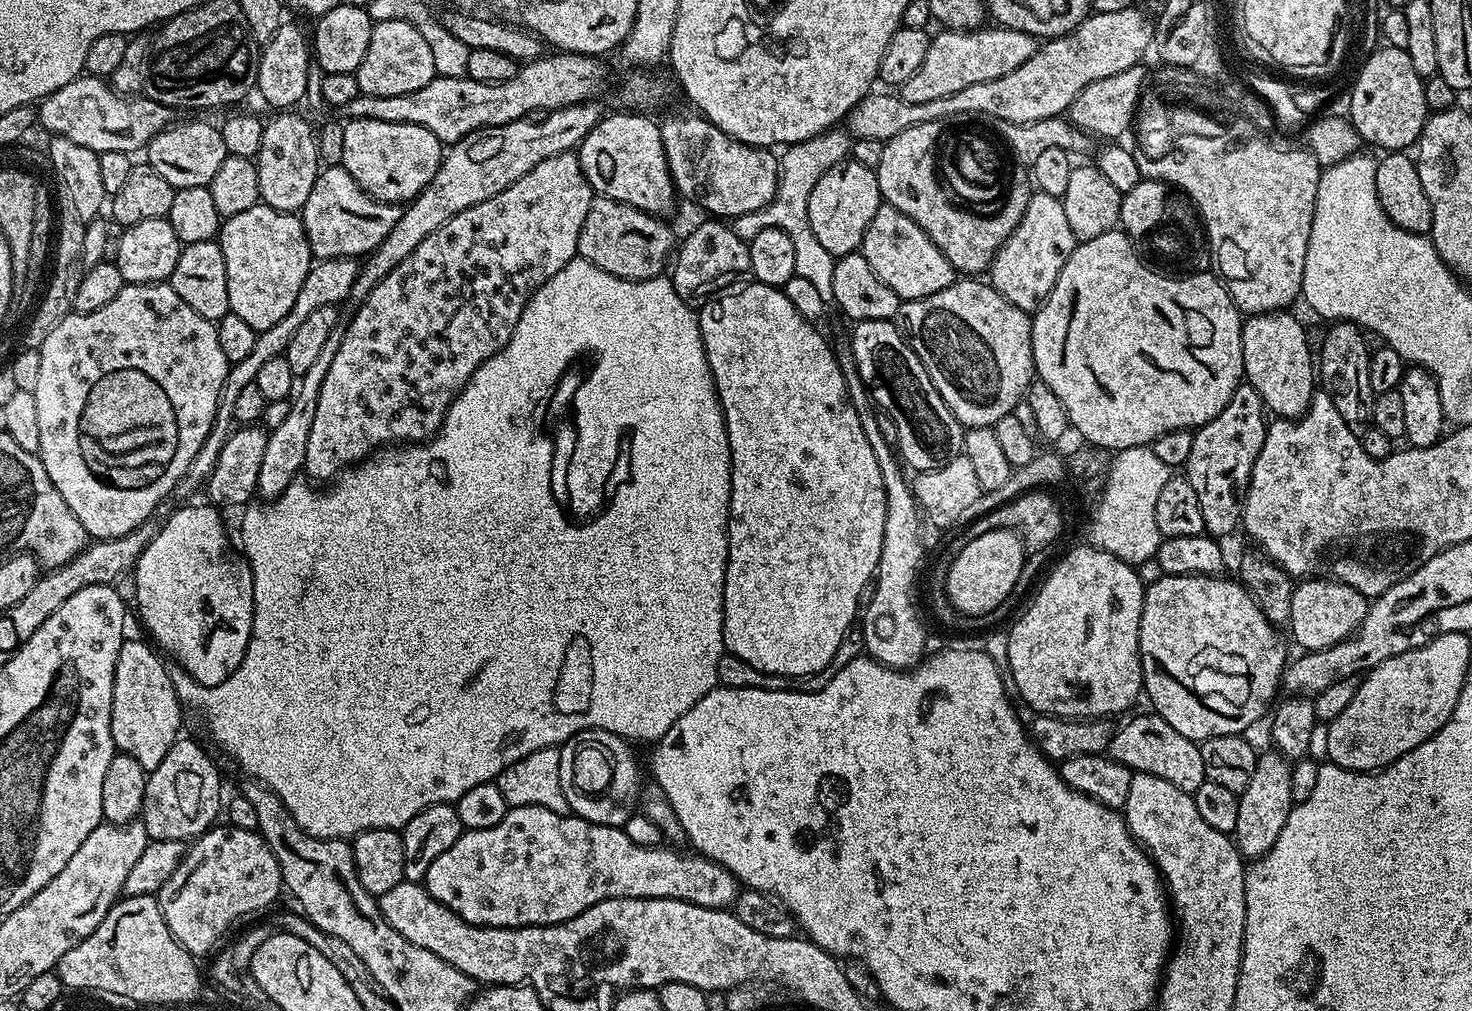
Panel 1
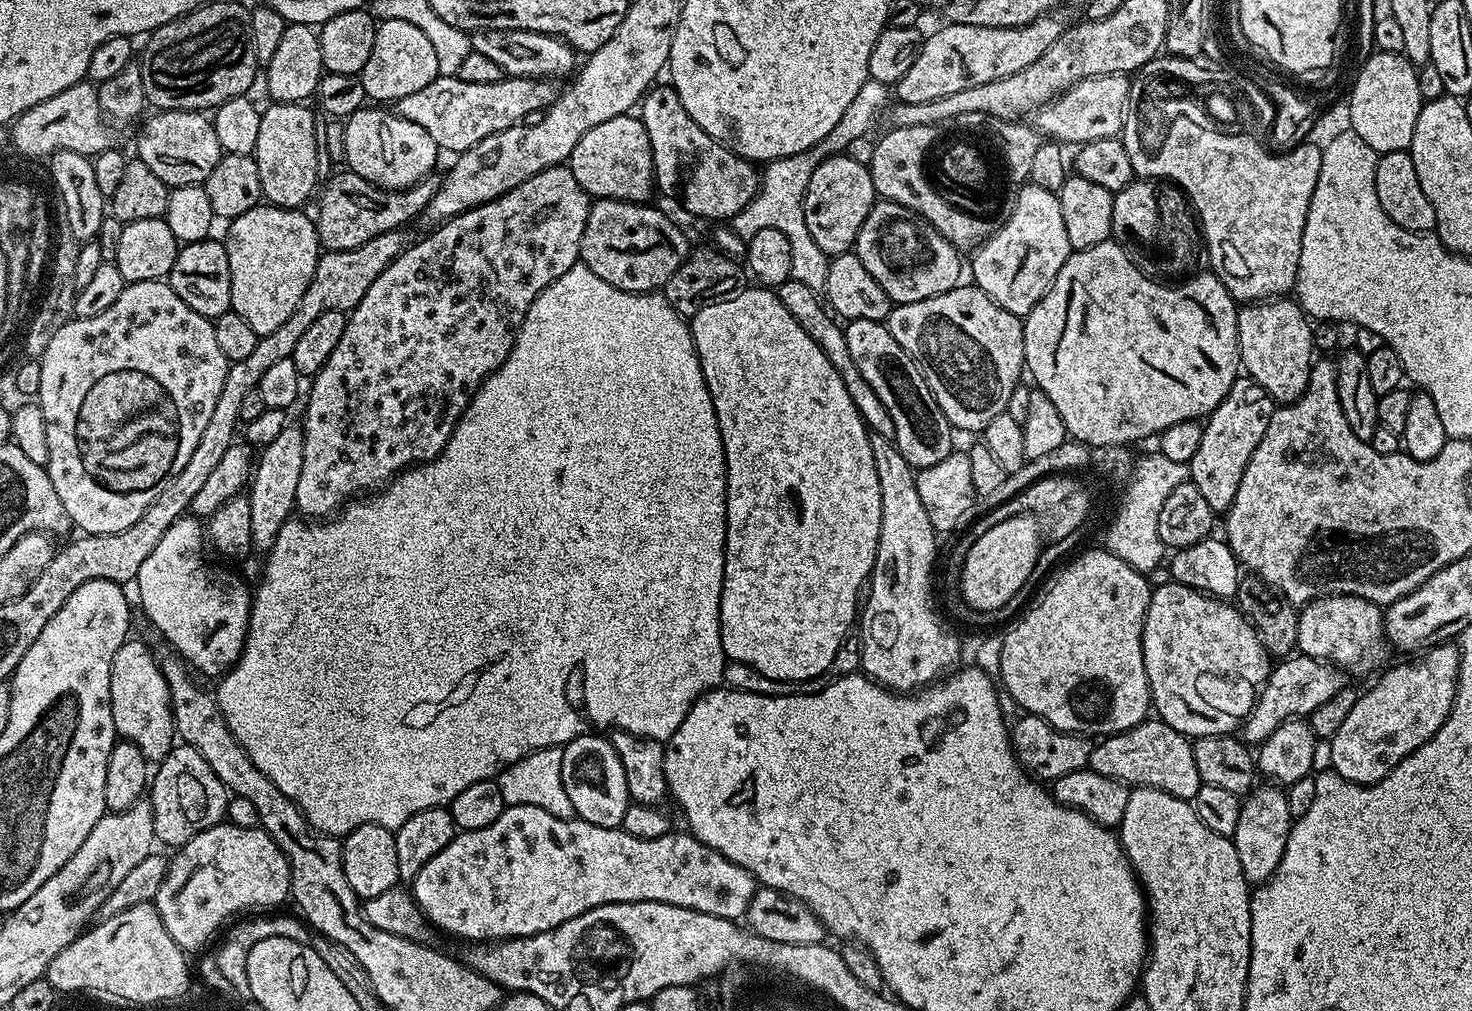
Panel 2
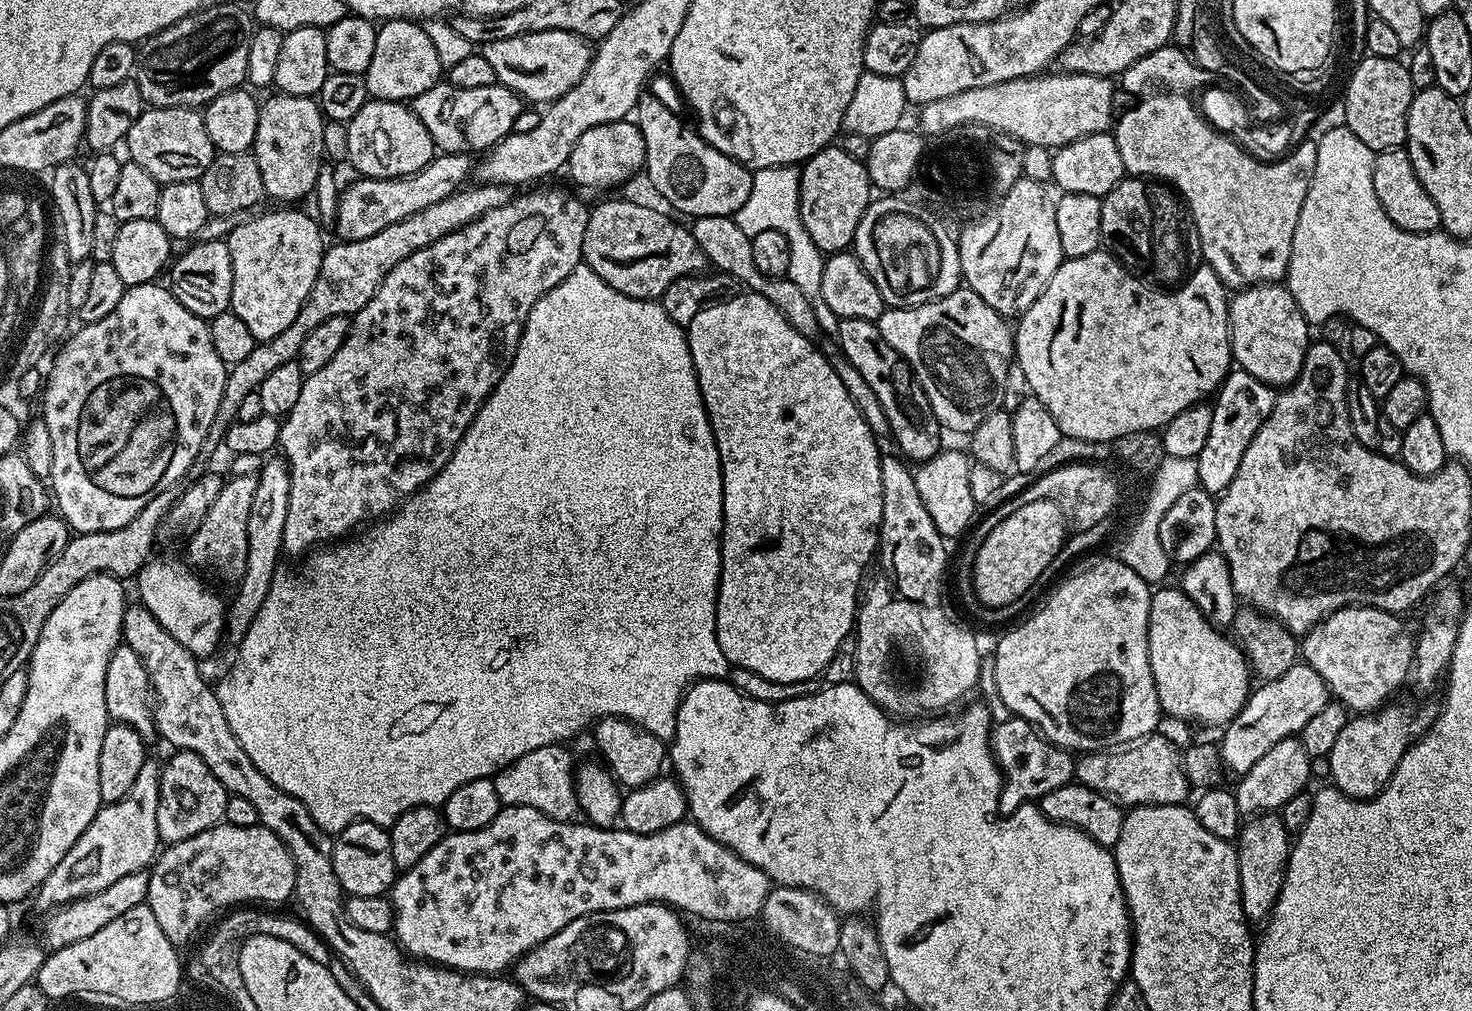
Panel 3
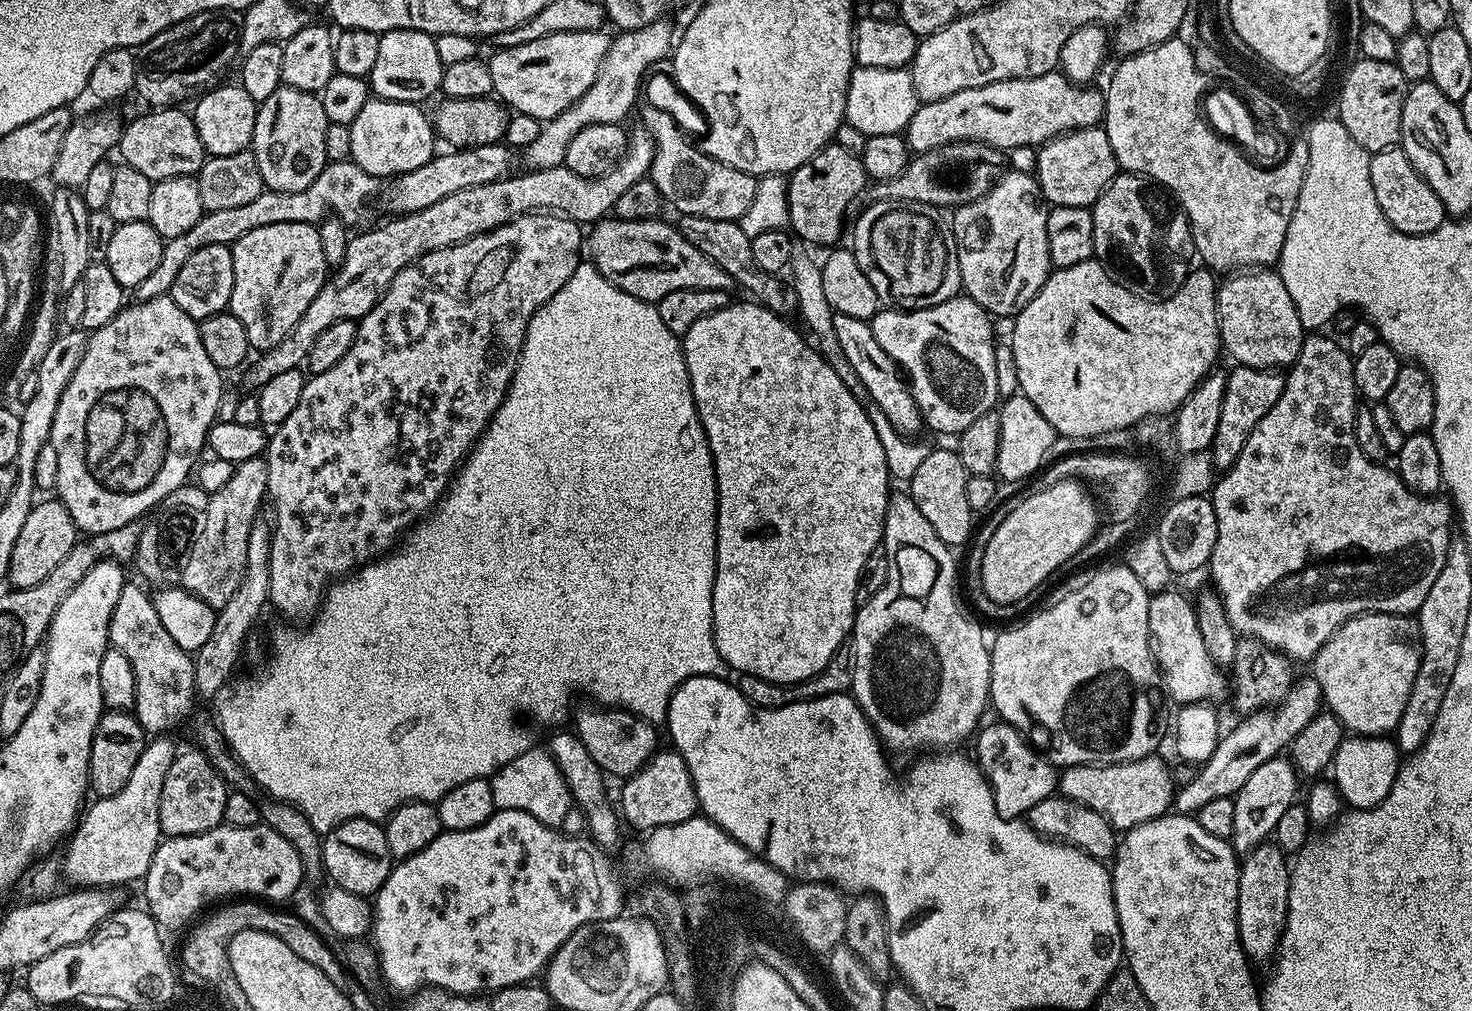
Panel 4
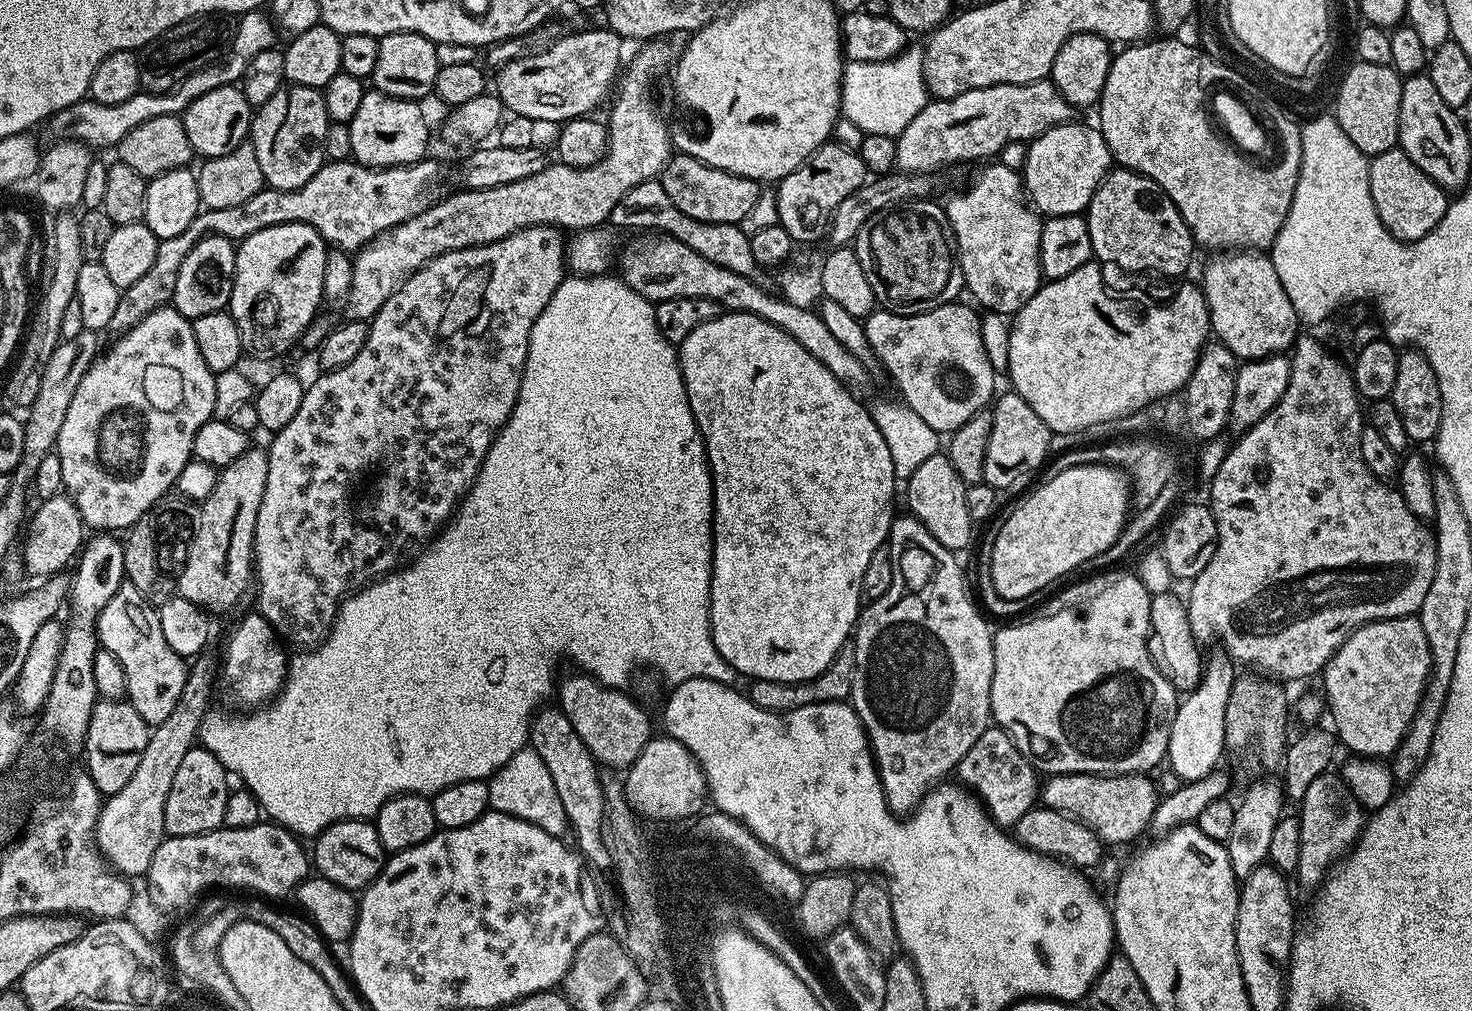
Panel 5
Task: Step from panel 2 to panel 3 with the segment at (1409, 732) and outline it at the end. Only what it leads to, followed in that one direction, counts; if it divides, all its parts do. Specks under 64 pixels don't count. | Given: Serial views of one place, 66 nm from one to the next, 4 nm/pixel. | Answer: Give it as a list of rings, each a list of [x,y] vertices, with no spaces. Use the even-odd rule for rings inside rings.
[[[1389,702],[1383,708],[1377,708],[1375,712],[1353,715],[1346,722],[1346,726],[1342,726],[1338,739],[1328,751],[1326,763],[1328,763],[1328,772],[1332,775],[1331,783],[1356,800],[1368,800],[1371,796],[1378,795],[1388,785],[1402,754],[1406,754],[1408,747],[1424,735],[1430,723],[1429,717],[1420,716],[1419,710],[1414,705],[1396,703]]]

